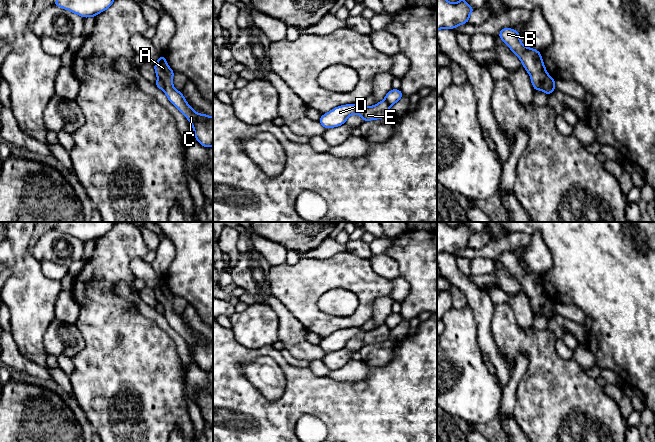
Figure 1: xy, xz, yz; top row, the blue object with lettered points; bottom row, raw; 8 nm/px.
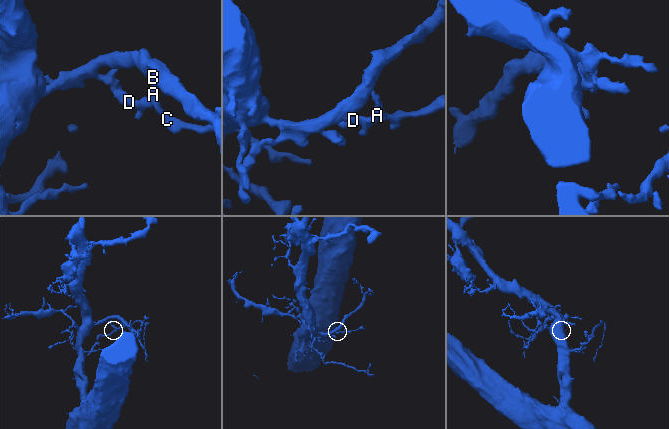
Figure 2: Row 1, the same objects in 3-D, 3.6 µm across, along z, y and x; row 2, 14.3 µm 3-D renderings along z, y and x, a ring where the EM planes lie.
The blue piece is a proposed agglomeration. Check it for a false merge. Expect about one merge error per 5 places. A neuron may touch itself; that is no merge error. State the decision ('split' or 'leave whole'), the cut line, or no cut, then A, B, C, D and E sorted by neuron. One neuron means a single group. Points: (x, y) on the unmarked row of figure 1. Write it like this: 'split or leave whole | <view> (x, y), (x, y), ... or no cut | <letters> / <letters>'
split | yz (548, 299), (542, 305), (541, 314) | A B C / D E

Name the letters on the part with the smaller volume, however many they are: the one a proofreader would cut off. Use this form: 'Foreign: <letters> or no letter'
Foreign: D, E

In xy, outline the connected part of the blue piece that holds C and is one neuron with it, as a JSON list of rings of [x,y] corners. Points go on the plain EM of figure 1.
[[[161,278],[158,285],[153,289],[155,297],[163,306],[167,322],[187,344],[192,348],[195,363],[204,371],[213,370],[213,341],[206,338],[198,338],[191,332],[185,324],[183,318],[173,311],[174,295],[168,290],[167,284]]]

